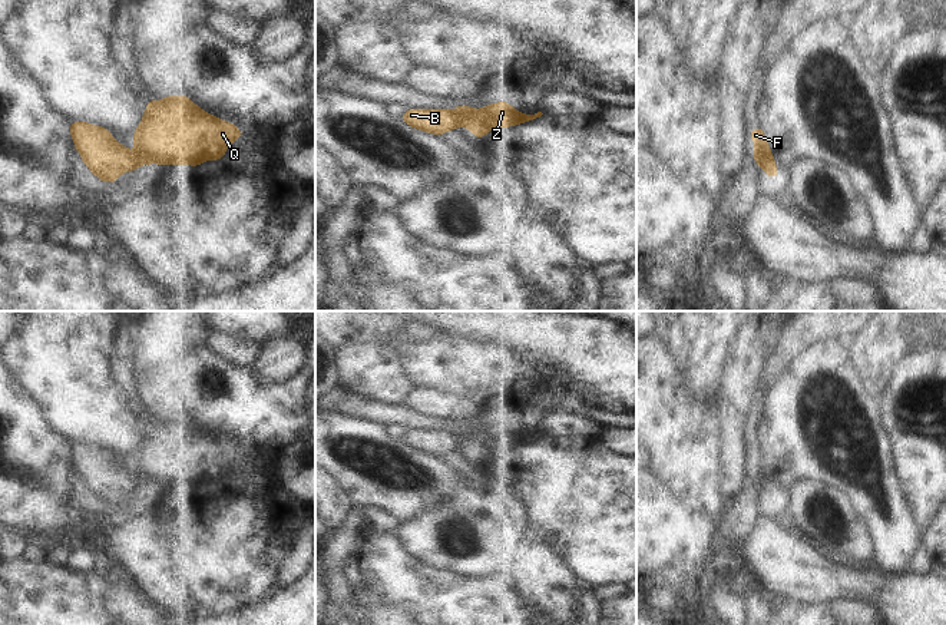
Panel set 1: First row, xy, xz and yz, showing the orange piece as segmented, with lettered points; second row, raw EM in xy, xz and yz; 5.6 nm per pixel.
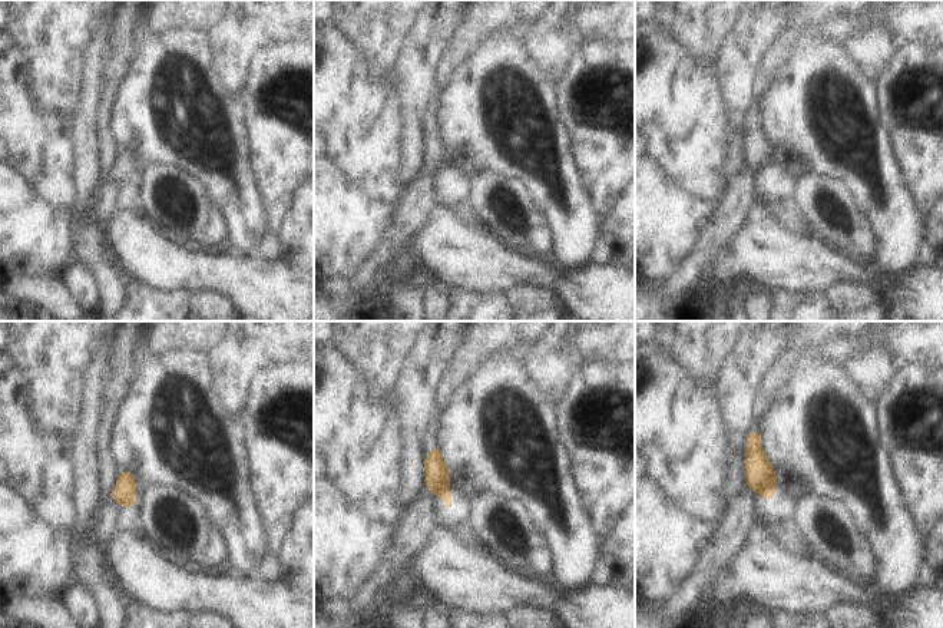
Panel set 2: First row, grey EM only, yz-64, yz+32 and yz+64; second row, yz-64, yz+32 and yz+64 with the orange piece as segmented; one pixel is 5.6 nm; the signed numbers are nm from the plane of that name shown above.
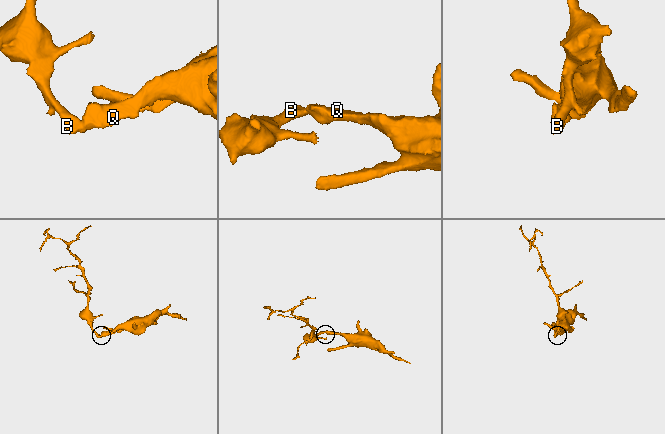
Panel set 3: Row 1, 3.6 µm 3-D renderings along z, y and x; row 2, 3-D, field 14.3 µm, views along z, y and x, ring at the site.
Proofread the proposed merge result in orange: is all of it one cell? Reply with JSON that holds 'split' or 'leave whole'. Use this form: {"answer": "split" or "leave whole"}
{"answer": "split"}

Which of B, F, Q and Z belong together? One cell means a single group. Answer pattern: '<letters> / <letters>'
B / F Q Z

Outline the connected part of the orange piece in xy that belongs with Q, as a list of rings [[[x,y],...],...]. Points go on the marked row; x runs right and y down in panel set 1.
[[[186,96],[149,100],[143,119],[133,132],[133,153],[142,165],[194,165],[218,161],[226,146],[242,136],[235,123],[226,123],[198,108]]]

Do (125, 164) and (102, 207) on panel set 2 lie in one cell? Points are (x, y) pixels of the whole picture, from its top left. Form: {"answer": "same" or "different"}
{"answer": "same"}

